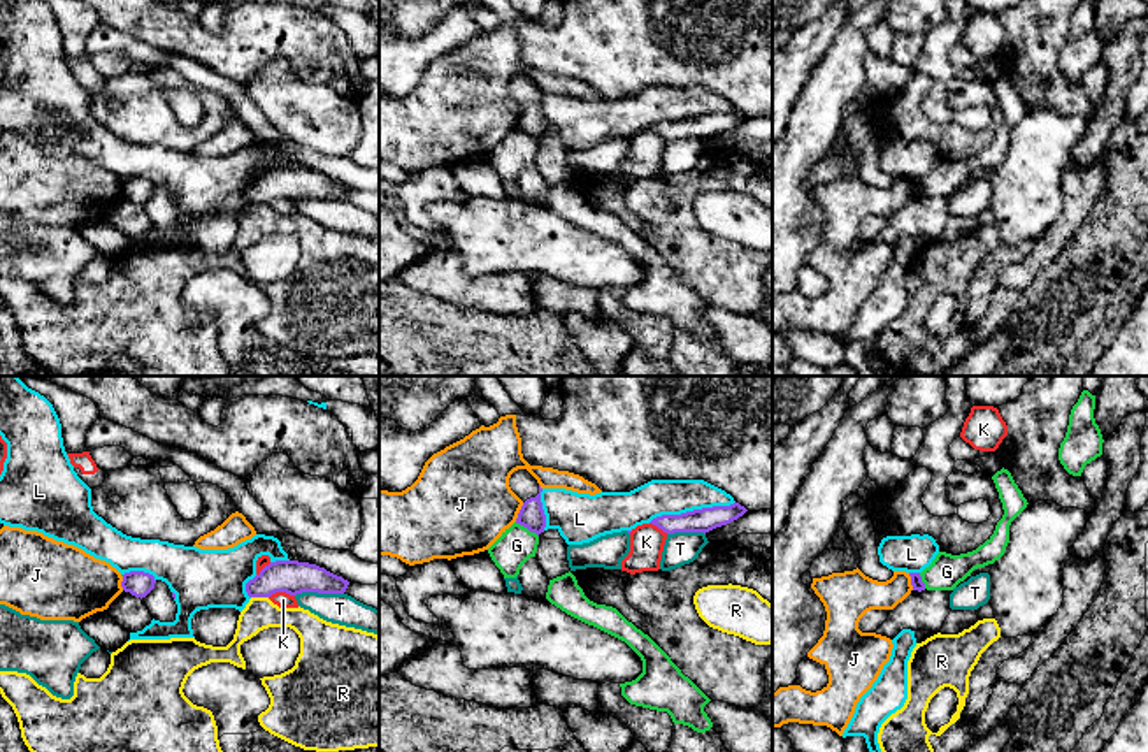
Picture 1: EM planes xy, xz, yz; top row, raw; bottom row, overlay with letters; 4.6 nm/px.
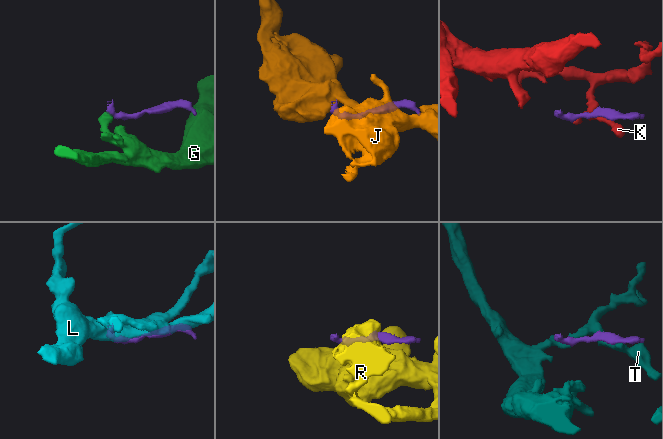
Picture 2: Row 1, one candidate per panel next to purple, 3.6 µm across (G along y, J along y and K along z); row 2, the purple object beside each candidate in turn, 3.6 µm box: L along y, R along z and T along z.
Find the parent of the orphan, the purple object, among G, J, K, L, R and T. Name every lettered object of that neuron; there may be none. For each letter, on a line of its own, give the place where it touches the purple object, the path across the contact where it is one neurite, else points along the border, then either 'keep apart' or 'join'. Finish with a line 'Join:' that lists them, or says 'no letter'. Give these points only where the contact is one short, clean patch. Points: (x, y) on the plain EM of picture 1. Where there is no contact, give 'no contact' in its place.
G: meets purple in xz at (527, 134); border along xz (515, 129), (538, 143); keep apart
J: meets purple in xz at (520, 118); border along xz (523, 109), (515, 127); keep apart
K: meets purple in xy at (281, 197); keep apart
L: meets purple in xz at (690, 118); keep apart
R: meets purple in xy at (260, 202); keep apart
T: meets purple in xy at (318, 199); keep apart
Join: no letter

